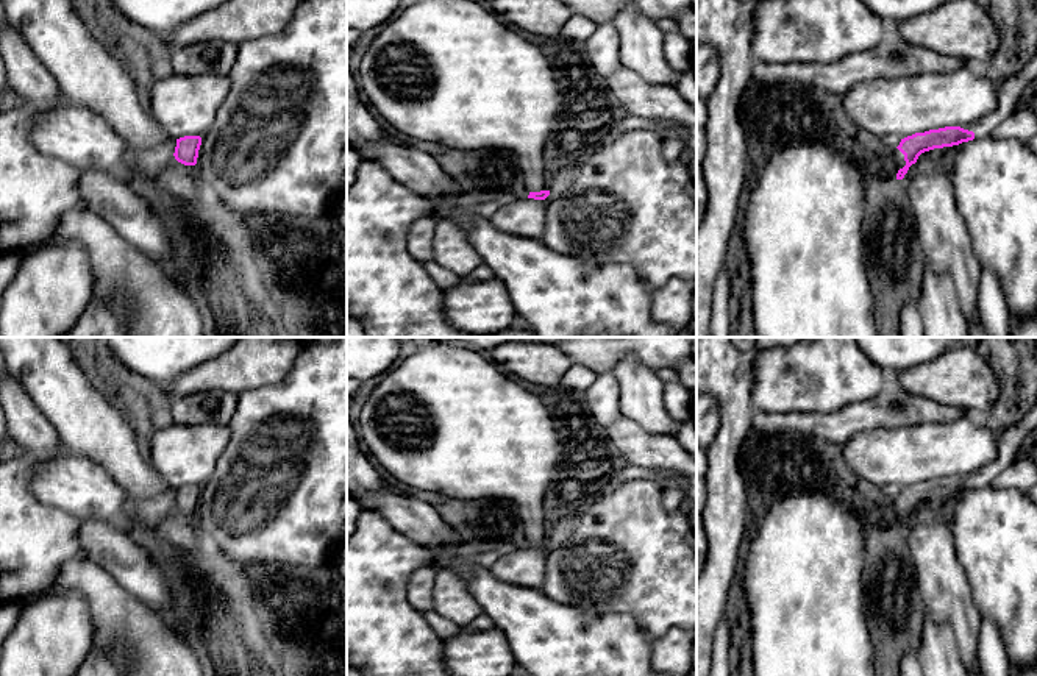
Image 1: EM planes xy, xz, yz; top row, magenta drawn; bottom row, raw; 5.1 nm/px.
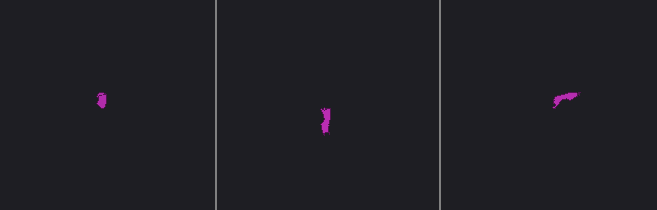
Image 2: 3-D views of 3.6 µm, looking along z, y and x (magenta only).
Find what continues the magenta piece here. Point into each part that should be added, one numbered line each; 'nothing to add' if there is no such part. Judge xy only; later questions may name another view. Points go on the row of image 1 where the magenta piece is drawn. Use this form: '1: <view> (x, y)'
nothing to add

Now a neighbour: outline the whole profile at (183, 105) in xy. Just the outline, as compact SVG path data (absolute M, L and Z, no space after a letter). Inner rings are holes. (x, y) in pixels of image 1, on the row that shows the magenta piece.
M173 72L151 87L150 114L170 137L203 137L230 89L230 75L189 76Z

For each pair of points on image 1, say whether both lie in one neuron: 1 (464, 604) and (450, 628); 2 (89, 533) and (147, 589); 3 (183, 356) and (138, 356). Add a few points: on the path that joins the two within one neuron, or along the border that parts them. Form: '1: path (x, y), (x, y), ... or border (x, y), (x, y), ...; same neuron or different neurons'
1: border (433, 609), (466, 626); different neurons
2: path (103, 545), (133, 575); same neuron
3: path (172, 356), (149, 356); same neuron

